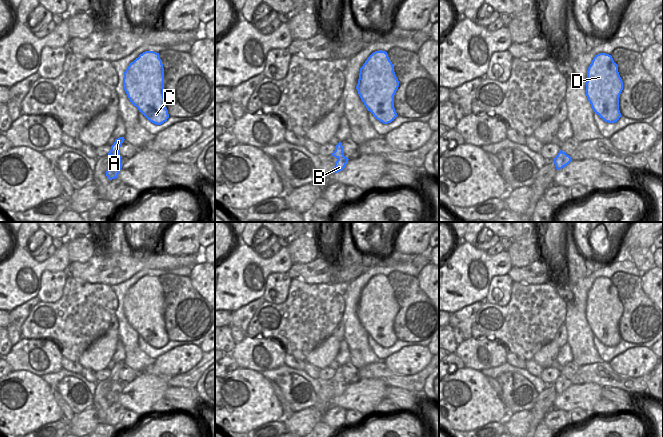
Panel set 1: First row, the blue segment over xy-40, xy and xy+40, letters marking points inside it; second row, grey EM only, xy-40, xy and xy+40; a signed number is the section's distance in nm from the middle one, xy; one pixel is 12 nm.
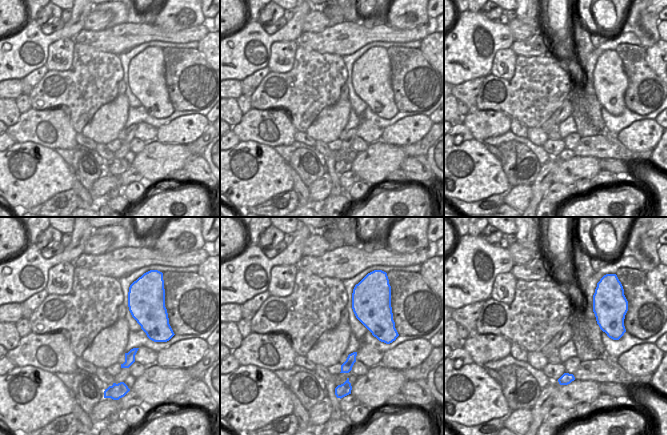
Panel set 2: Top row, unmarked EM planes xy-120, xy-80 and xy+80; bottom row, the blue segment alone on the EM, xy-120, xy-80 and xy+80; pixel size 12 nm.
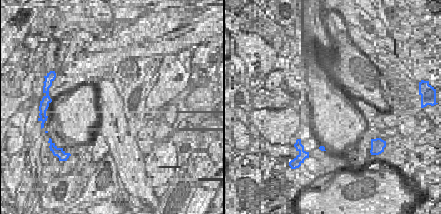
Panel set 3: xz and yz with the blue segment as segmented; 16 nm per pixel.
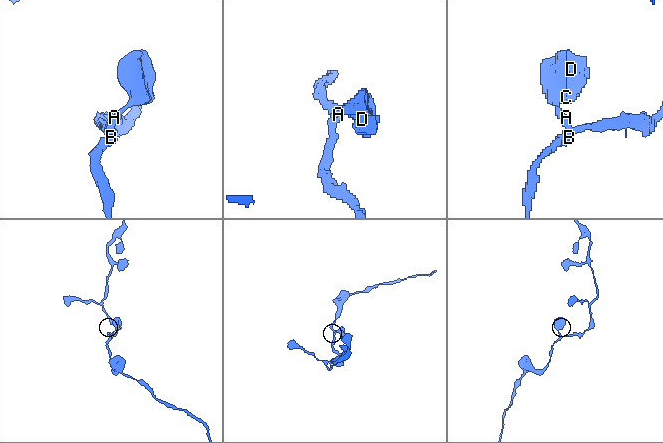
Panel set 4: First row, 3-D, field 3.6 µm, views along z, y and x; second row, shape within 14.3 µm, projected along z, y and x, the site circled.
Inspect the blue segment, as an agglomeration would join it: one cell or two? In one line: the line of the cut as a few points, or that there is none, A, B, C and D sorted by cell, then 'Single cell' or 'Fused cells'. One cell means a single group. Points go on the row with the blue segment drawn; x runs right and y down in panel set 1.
Split along xy-40 (120, 156), (114, 157). Groups: A C D / B. Fused cells.

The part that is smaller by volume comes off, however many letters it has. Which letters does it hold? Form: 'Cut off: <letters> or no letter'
Cut off: A, C, D

